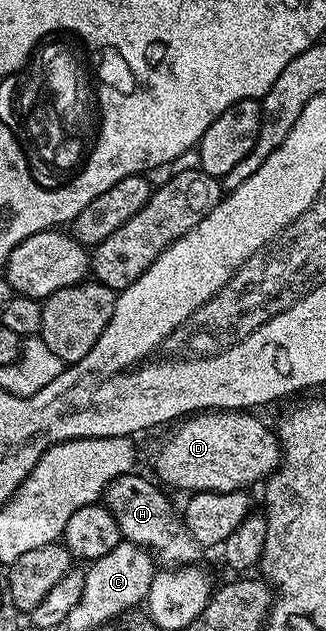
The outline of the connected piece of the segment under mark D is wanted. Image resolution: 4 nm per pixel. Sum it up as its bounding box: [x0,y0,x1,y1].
[154,411,280,494]

